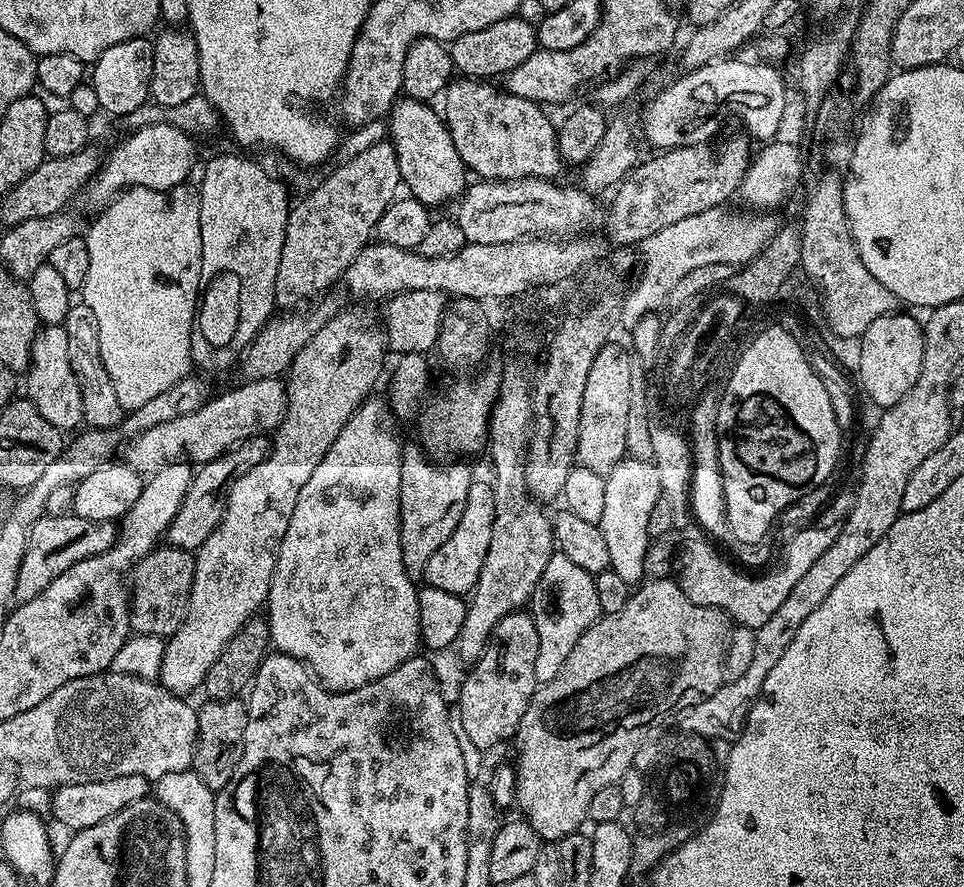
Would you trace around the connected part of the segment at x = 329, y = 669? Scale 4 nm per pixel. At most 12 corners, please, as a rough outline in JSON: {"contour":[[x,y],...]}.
{"contour":[[369,398],[302,486],[270,644],[330,692],[421,651],[402,443]]}

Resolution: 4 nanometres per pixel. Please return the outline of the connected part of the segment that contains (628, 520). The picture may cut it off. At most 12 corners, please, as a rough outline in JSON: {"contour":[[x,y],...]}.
{"contour":[[625,458],[604,477],[599,524],[610,571],[645,579],[652,460]]}

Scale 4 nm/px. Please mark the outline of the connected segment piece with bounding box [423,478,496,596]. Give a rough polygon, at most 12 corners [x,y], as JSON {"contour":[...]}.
{"contour":[[473,479],[454,534],[430,554],[427,587],[471,593],[490,550],[496,503]]}

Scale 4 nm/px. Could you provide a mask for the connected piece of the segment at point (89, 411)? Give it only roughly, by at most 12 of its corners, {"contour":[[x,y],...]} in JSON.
{"contour":[[69,303],[63,325],[83,423],[115,429],[118,402],[98,350],[98,318]]}

